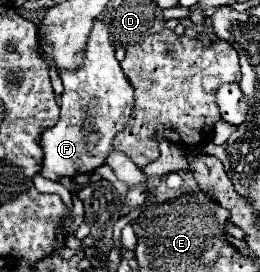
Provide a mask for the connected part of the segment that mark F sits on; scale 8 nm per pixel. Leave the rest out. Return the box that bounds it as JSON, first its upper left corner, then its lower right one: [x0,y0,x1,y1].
[41,20,133,196]

